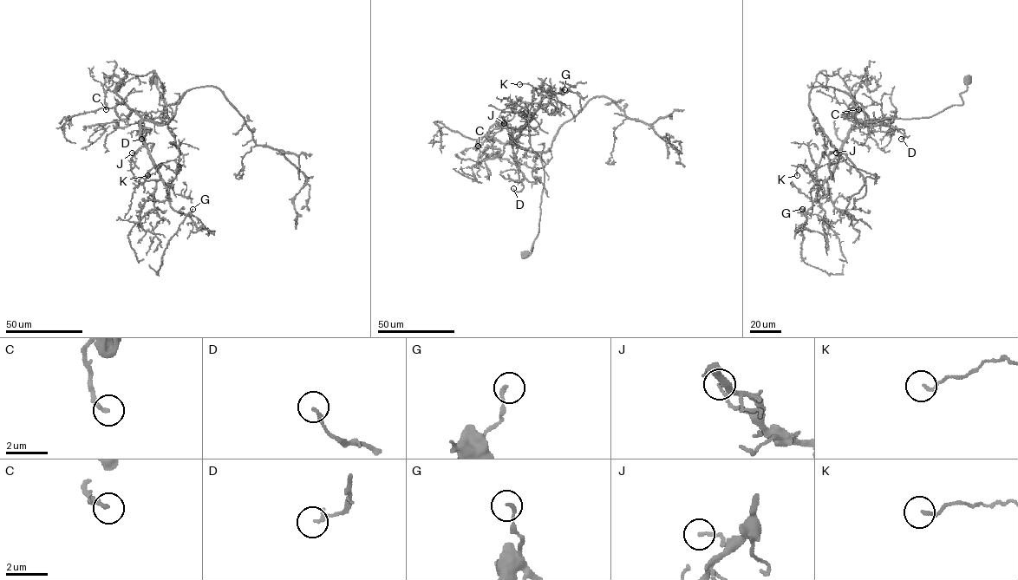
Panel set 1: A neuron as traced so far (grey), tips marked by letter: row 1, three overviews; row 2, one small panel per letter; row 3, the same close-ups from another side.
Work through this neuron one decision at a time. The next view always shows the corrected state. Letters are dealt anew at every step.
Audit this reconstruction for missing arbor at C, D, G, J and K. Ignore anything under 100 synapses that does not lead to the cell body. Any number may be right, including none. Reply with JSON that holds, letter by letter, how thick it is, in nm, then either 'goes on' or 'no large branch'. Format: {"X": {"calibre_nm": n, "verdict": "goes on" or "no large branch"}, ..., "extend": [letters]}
{"C": {"calibre_nm": 200, "verdict": "no large branch"}, "D": {"calibre_nm": 180, "verdict": "no large branch"}, "G": {"calibre_nm": 150, "verdict": "no large branch"}, "J": {"calibre_nm": 110, "verdict": "no large branch"}, "K": {"calibre_nm": 130, "verdict": "no large branch"}, "extend": []}

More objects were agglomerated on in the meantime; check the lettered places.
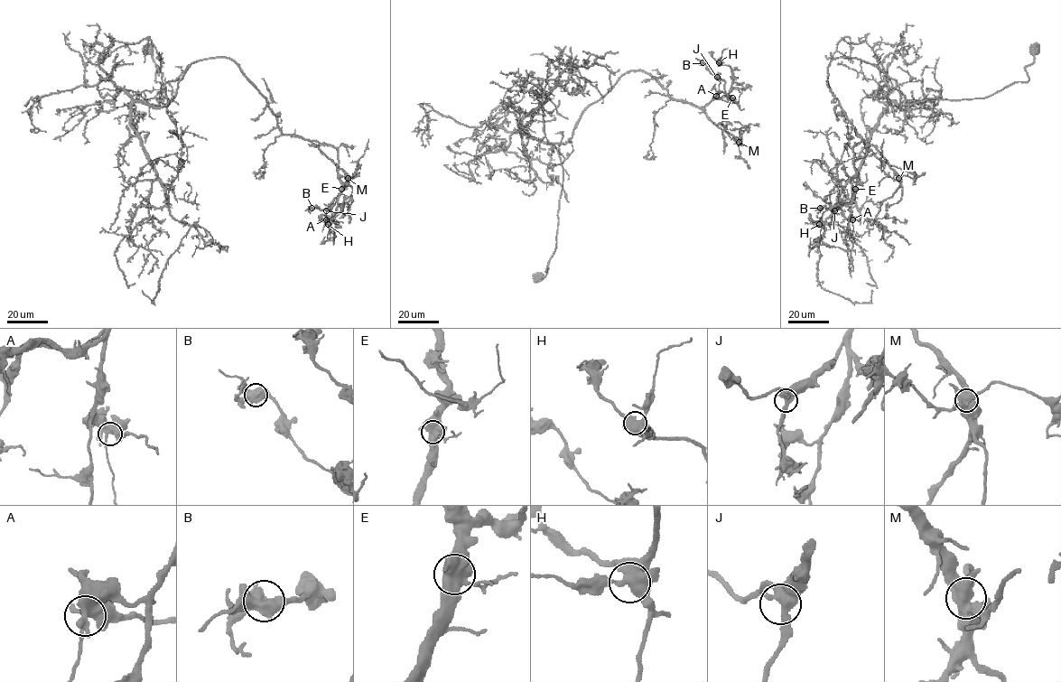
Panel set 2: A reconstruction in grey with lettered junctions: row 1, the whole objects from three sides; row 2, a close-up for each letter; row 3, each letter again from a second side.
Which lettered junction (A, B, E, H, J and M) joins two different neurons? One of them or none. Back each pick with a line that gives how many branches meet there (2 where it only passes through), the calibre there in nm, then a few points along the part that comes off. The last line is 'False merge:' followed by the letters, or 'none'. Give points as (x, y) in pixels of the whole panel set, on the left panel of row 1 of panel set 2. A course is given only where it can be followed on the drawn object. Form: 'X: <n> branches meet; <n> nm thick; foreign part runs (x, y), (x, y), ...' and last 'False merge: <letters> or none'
False merge: none

